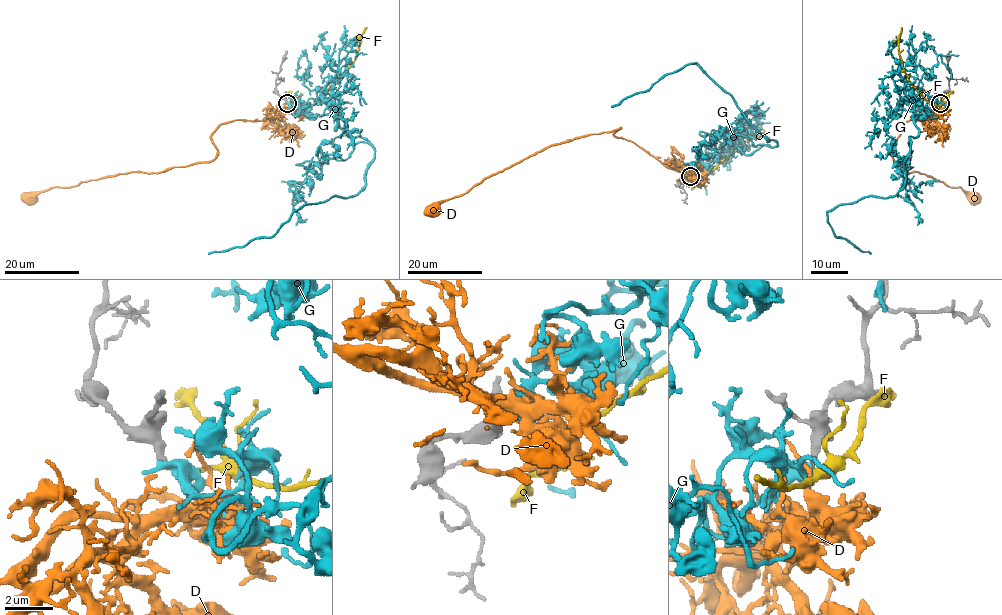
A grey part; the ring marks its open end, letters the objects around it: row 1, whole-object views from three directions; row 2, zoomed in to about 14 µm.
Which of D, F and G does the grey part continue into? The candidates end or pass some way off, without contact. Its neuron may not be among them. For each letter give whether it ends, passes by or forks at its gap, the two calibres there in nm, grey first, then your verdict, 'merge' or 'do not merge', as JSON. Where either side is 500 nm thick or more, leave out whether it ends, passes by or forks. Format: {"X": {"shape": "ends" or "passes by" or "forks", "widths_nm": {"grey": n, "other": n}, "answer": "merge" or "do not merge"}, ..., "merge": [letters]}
{"D": {"shape": "ends", "widths_nm": {"grey": 240, "other": 140}, "answer": "do not merge"}, "F": {"shape": "ends", "widths_nm": {"grey": 240, "other": 190}, "answer": "do not merge"}, "G": {"shape": "passes by", "widths_nm": {"grey": 240, "other": 480}, "answer": "do not merge"}, "merge": []}

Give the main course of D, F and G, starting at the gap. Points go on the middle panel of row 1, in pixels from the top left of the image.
D: (692, 176), (698, 176), (664, 166), (614, 135), (619, 128), (551, 144), (463, 194), (437, 202), (432, 210)
F: (691, 175), (701, 179), (749, 138), (760, 134), (769, 137)
G: (690, 175), (703, 160), (731, 154), (731, 135), (741, 136), (744, 154), (777, 143), (695, 63), (611, 107)

